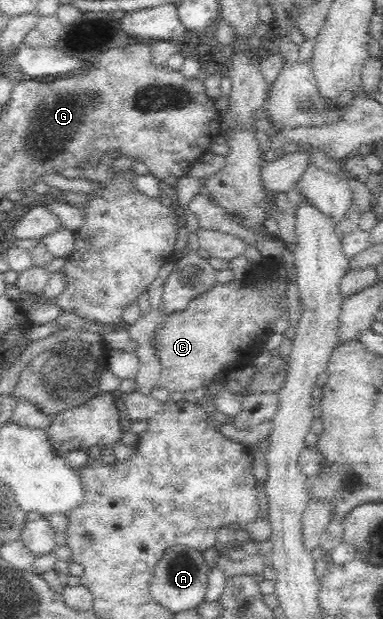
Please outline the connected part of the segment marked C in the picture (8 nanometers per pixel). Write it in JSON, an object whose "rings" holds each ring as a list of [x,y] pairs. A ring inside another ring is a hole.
{"rings":[[[267,277],[263,281],[261,290],[254,290],[258,285],[244,285],[242,280],[234,279],[234,283],[220,283],[214,285],[212,289],[196,296],[184,308],[184,311],[174,312],[164,316],[162,325],[158,329],[157,351],[160,358],[161,372],[157,381],[157,387],[166,389],[169,393],[179,391],[186,393],[197,387],[206,387],[215,380],[218,373],[222,373],[230,365],[248,365],[251,361],[258,361],[259,352],[263,349],[264,343],[274,333],[275,322],[282,315],[282,307],[279,304],[279,294],[274,288],[272,277]]]}

